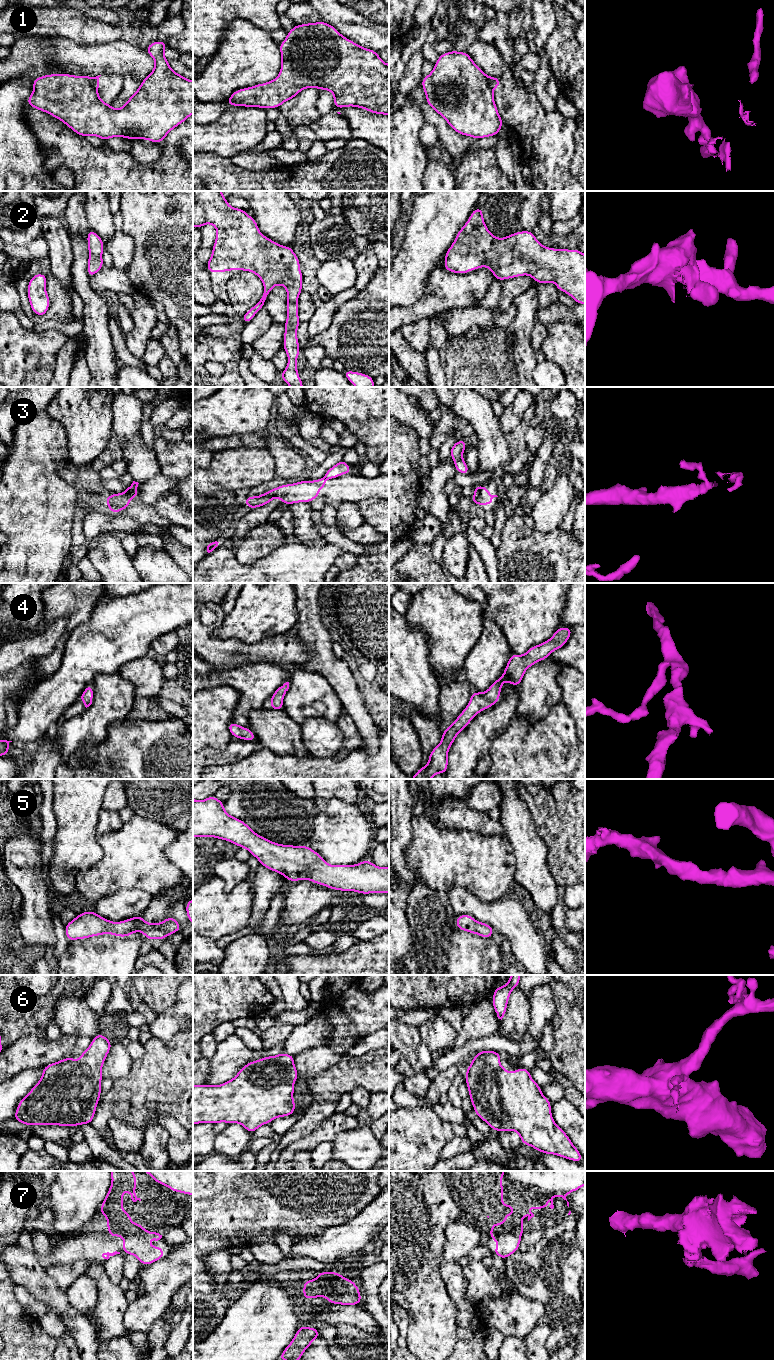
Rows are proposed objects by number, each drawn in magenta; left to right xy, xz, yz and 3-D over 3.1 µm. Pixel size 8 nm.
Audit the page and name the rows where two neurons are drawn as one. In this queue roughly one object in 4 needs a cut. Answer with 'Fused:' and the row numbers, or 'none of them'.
Fused: 1, 3, 7

